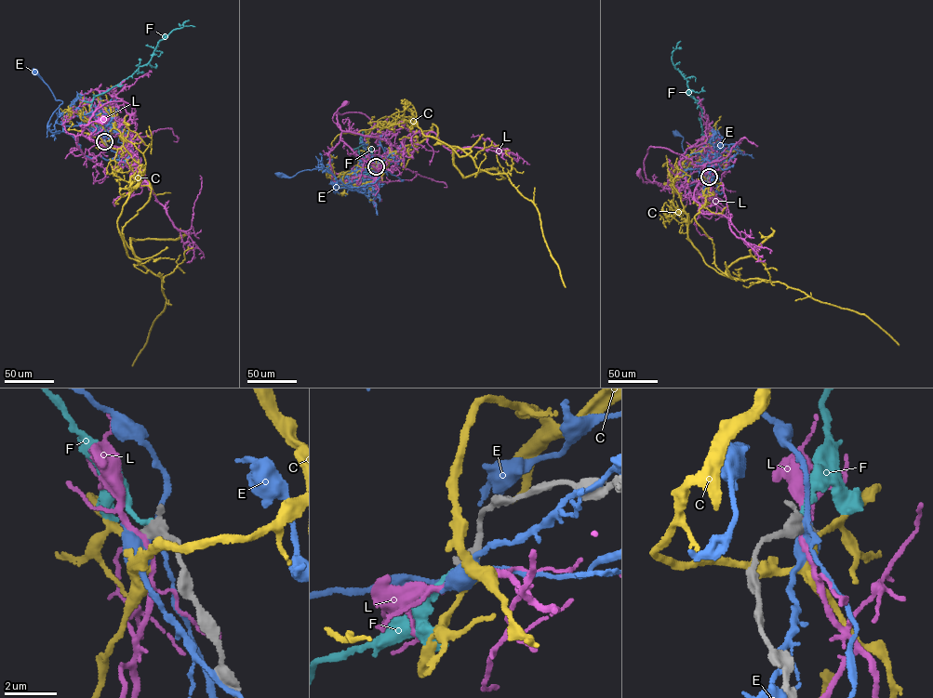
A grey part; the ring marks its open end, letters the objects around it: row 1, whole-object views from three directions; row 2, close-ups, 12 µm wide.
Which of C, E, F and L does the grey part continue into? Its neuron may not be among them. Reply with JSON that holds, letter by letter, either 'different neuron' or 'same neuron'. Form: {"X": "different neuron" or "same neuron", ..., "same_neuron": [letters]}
{"C": "same neuron", "E": "different neuron", "F": "different neuron", "L": "different neuron", "same_neuron": ["C"]}

